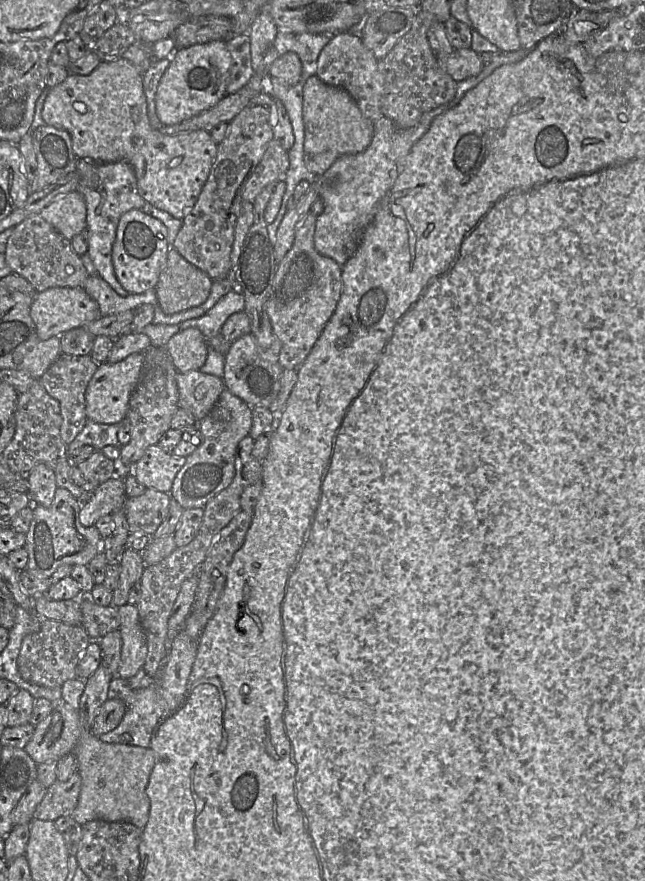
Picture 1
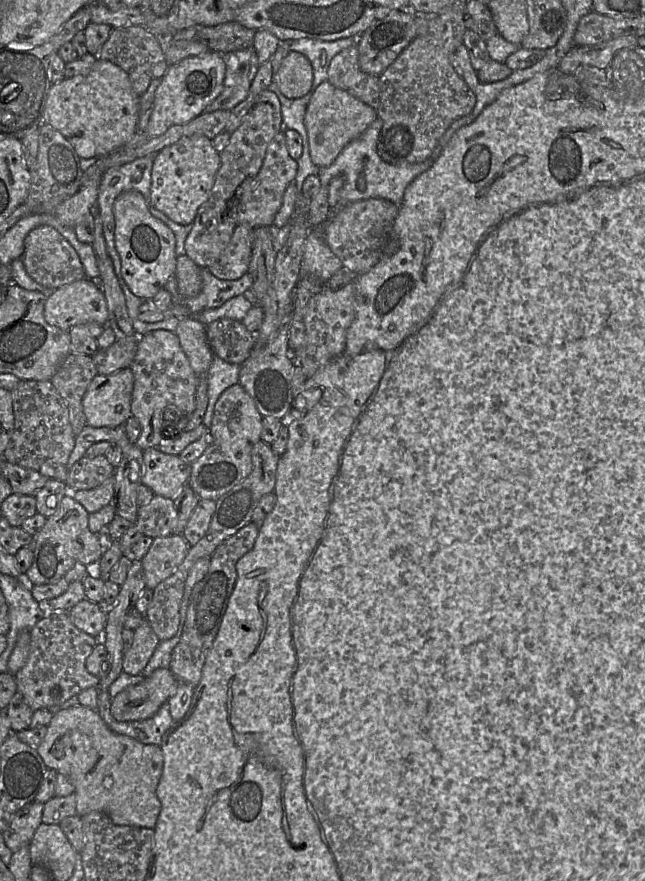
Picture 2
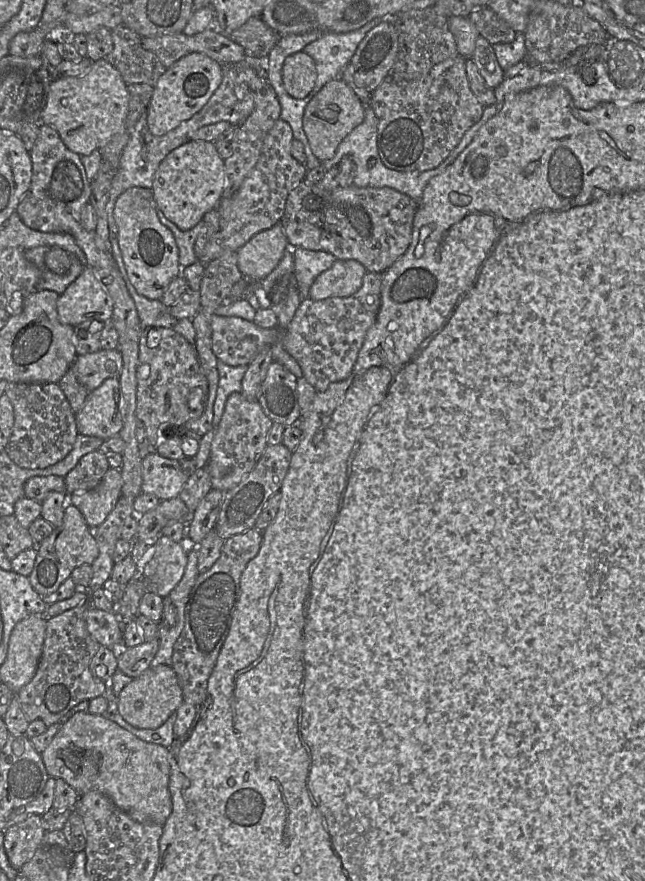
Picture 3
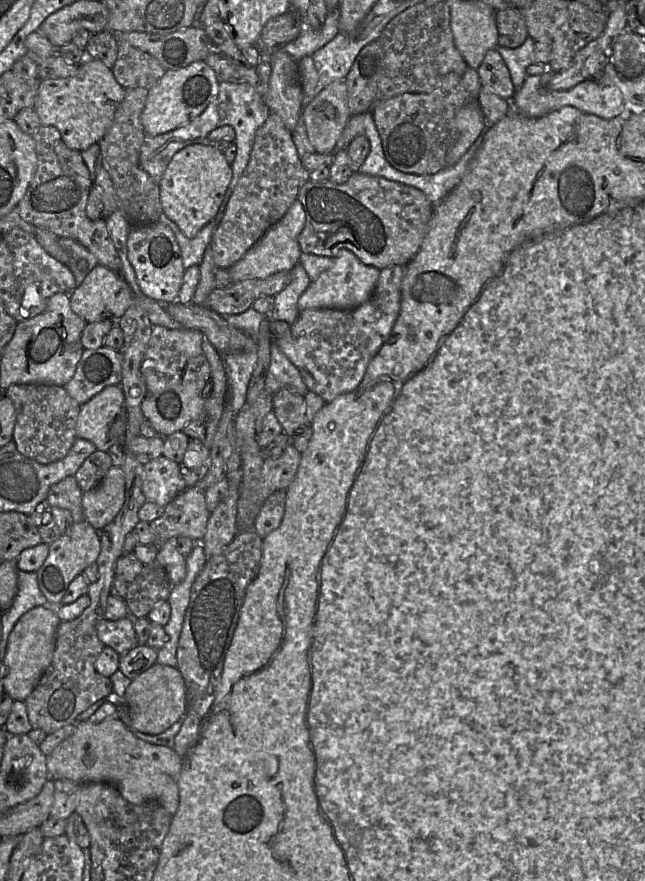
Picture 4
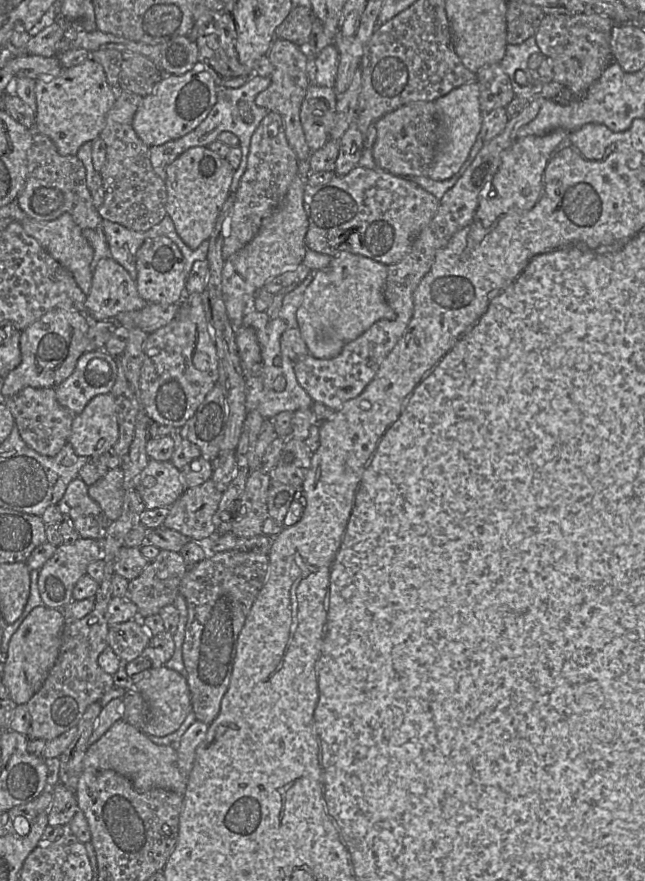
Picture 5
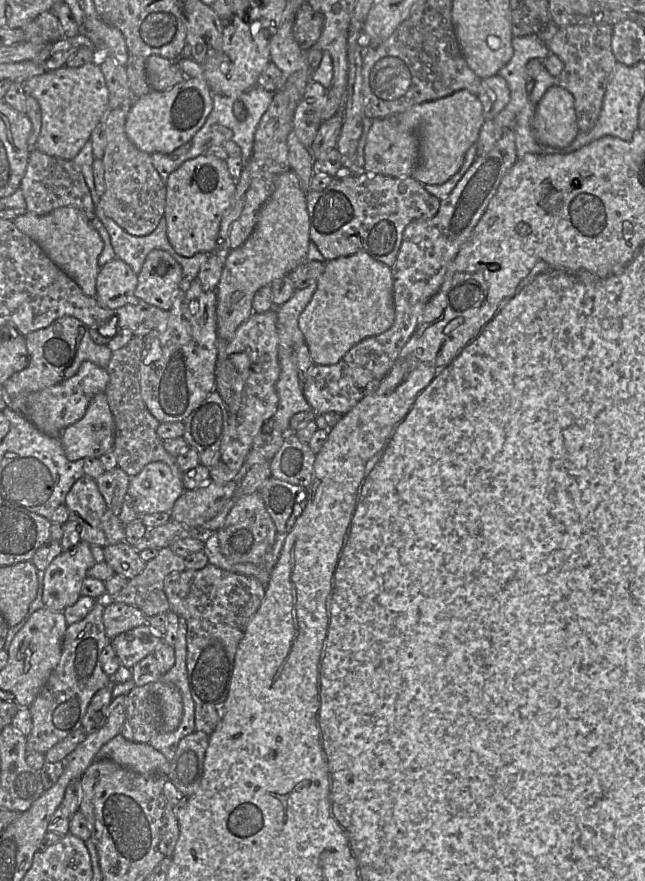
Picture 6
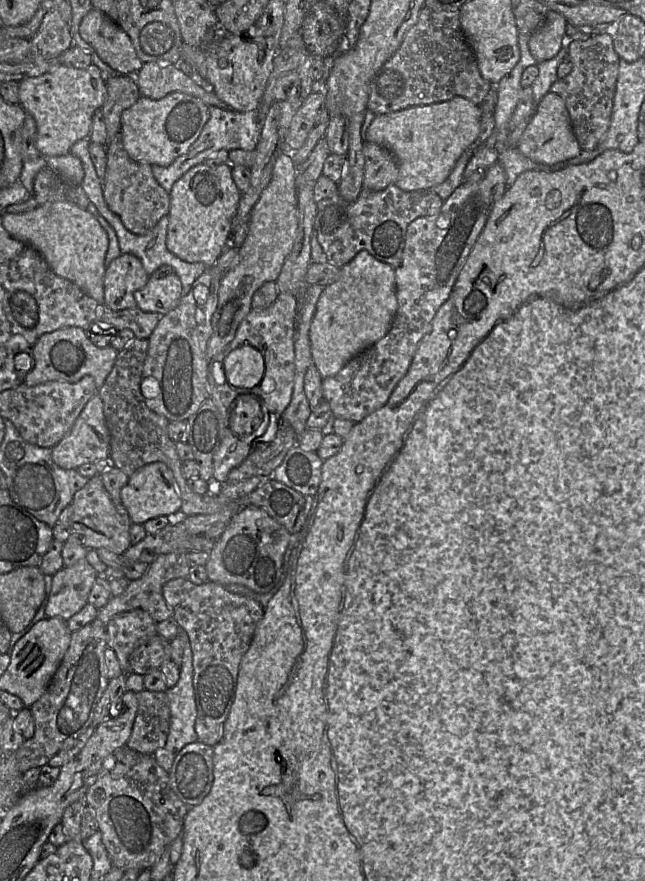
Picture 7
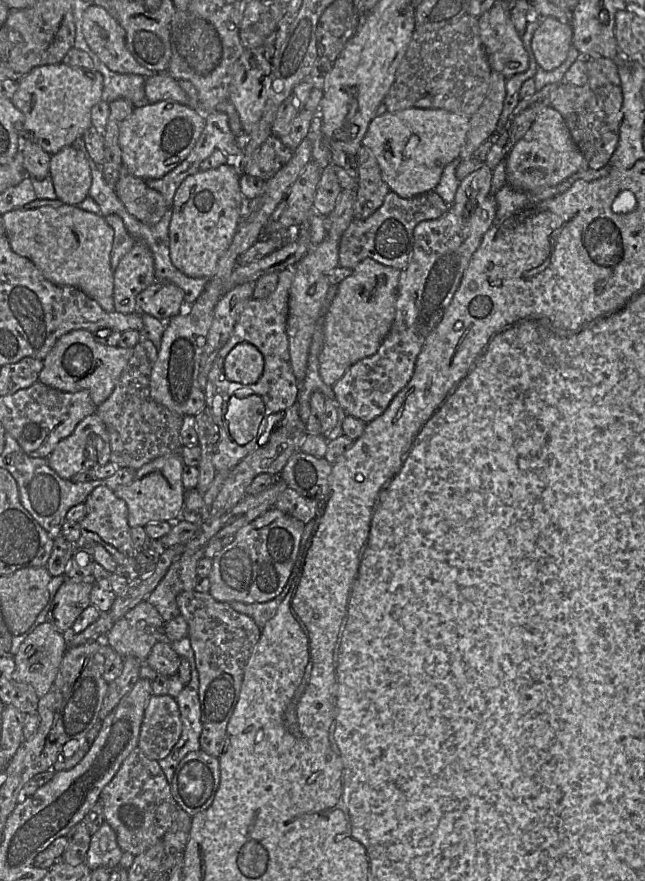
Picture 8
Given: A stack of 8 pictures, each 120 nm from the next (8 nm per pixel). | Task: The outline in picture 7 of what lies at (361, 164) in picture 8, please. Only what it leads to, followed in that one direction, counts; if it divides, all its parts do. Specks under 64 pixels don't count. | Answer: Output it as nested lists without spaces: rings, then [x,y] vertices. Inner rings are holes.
[[[366,141],[363,189],[381,191],[394,184],[398,177],[398,165],[394,155],[386,148]]]

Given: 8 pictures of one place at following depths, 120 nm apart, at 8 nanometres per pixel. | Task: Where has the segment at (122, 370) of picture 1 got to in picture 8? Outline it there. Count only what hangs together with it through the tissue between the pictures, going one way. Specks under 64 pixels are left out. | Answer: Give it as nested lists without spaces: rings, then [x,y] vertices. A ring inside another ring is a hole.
[[[93,413],[85,417],[71,435],[61,440],[47,457],[48,465],[61,478],[70,479],[75,474],[92,469],[95,465],[106,465],[110,462],[110,438],[100,417]]]

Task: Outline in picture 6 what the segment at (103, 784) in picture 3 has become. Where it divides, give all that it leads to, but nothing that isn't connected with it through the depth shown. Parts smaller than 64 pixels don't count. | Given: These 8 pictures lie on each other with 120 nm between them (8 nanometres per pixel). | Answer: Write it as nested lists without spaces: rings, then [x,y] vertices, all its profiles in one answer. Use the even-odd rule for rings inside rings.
[[[120,733],[104,744],[96,760],[112,760],[141,775],[168,775],[170,762],[149,743],[131,742]]]

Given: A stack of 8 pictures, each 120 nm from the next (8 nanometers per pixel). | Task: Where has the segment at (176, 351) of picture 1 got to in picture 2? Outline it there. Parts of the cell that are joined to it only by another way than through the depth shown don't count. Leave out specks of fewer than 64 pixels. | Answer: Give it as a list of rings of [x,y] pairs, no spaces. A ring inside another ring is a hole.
[[[188,317],[180,320],[175,335],[196,376],[206,375],[214,358],[207,342],[206,326],[196,317]]]

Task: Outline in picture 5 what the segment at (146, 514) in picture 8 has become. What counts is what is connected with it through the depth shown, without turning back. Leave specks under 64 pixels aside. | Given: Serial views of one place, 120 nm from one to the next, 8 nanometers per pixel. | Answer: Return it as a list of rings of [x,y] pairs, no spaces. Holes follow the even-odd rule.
[[[149,460],[137,477],[136,488],[148,510],[171,507],[188,488],[181,471],[170,461]]]

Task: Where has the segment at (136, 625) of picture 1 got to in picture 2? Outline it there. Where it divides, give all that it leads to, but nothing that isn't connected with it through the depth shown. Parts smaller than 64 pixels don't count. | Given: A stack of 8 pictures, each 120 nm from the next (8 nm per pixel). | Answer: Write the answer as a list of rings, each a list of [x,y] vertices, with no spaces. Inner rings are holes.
[[[146,619],[134,630],[131,647],[123,654],[122,670],[129,675],[141,675],[155,649],[159,638]]]

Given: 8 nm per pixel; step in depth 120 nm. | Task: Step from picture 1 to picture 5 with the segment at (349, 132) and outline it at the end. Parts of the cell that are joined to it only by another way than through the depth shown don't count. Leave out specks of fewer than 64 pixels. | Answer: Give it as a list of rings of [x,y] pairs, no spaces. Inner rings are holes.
[[[310,84],[300,110],[306,142],[312,152],[329,140],[336,115],[338,95],[332,87]]]

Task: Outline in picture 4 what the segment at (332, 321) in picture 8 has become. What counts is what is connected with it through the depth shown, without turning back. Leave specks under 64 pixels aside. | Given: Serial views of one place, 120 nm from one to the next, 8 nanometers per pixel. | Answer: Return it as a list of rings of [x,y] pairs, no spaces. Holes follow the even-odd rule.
[[[342,249],[338,256],[334,258],[332,267],[322,272],[316,280],[312,281],[299,297],[299,313],[305,309],[355,308],[372,296],[379,275],[379,269],[363,264],[352,252]]]

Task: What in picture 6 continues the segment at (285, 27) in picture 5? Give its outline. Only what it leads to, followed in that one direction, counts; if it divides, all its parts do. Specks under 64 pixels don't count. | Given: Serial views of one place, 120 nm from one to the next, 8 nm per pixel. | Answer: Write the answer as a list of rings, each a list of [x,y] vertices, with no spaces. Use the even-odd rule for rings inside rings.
[[[305,2],[296,13],[292,32],[301,49],[308,50],[318,42],[323,27],[324,16]]]

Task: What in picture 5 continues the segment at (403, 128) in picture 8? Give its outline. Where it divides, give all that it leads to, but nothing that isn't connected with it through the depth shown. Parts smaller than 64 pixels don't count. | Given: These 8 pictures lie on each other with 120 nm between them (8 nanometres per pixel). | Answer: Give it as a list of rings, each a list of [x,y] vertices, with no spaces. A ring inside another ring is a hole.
[[[470,82],[453,89],[447,95],[434,101],[438,122],[438,142],[427,177],[435,181],[449,179],[460,170],[467,160],[482,127],[483,117],[479,96],[478,82]]]

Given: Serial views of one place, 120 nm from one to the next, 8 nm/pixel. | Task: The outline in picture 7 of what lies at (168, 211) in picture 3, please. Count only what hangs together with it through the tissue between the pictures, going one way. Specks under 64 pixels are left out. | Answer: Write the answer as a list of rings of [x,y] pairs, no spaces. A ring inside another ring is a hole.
[[[229,162],[215,167],[205,163],[192,167],[175,182],[170,192],[168,250],[185,262],[200,262],[207,268],[214,266],[230,244],[232,220],[241,195],[232,178]]]

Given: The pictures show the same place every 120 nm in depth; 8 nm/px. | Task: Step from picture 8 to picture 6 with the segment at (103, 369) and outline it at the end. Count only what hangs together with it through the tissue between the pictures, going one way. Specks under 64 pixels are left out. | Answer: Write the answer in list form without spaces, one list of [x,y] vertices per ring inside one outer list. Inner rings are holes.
[[[63,316],[56,319],[48,327],[33,331],[25,336],[26,348],[29,354],[29,364],[21,371],[13,374],[3,385],[7,399],[20,394],[28,394],[54,386],[74,376],[84,361],[90,361],[106,369],[113,352],[107,345],[95,344],[89,335],[89,328],[80,320],[72,316]]]

